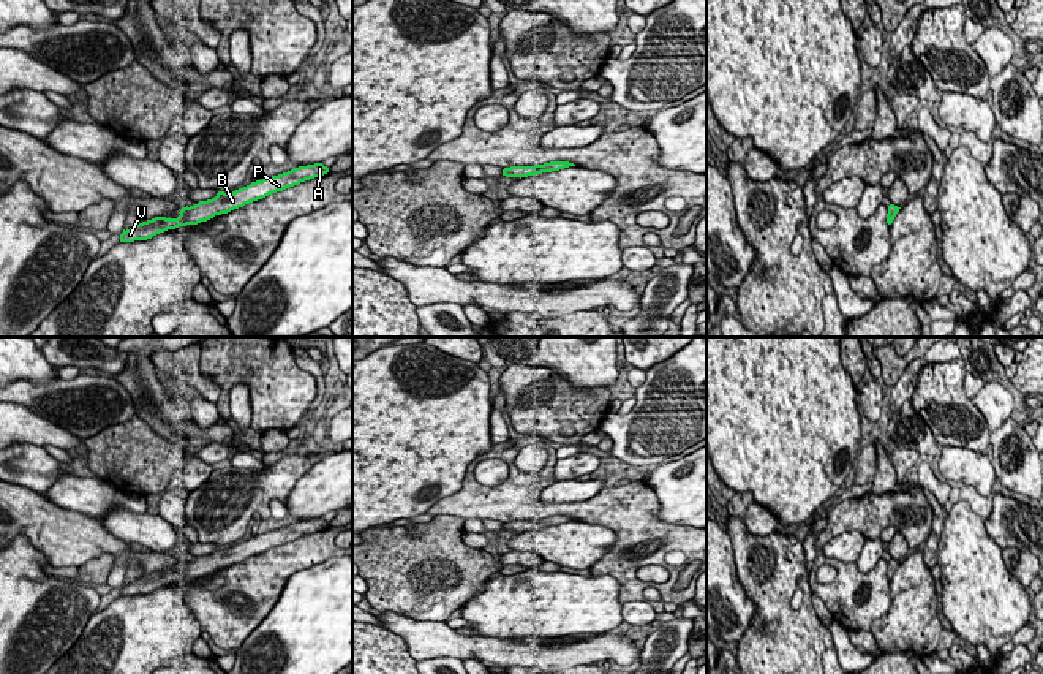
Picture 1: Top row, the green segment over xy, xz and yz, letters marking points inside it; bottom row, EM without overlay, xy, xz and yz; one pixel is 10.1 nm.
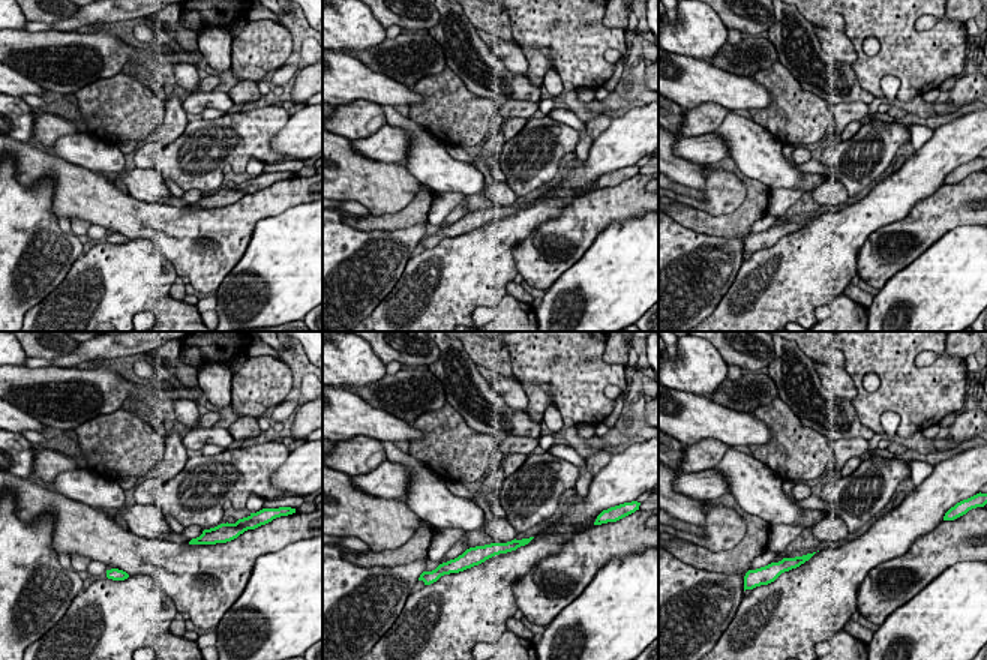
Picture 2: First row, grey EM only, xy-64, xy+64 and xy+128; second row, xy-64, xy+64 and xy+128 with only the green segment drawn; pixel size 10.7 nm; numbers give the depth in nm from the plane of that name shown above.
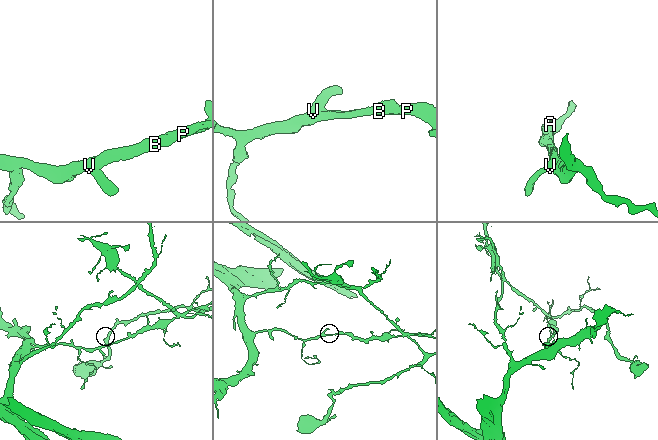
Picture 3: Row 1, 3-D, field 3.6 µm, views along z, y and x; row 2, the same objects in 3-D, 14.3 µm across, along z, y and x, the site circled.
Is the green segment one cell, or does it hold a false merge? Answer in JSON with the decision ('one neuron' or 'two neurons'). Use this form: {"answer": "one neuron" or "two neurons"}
{"answer": "two neurons"}

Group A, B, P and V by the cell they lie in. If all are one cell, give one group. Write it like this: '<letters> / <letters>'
A B P / V

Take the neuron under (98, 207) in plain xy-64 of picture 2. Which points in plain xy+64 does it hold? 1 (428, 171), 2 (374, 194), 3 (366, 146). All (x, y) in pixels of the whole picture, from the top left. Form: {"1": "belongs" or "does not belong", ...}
{"1": "does not belong", "2": "belongs", "3": "does not belong"}

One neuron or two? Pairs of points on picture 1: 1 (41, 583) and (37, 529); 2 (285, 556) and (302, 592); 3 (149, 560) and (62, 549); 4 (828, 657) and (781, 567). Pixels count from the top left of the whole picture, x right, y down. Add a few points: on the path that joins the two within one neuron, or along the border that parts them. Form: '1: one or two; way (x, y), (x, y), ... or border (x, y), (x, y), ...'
1: two; border (16, 535), (24, 535), (38, 549)
2: two; border (327, 559), (297, 570), (274, 605)
3: one; way (127, 556), (114, 546), (84, 546)
4: two; border (833, 646), (820, 657)

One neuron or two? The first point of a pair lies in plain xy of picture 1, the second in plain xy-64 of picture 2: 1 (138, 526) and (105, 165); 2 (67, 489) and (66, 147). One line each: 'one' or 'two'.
1: two
2: one

